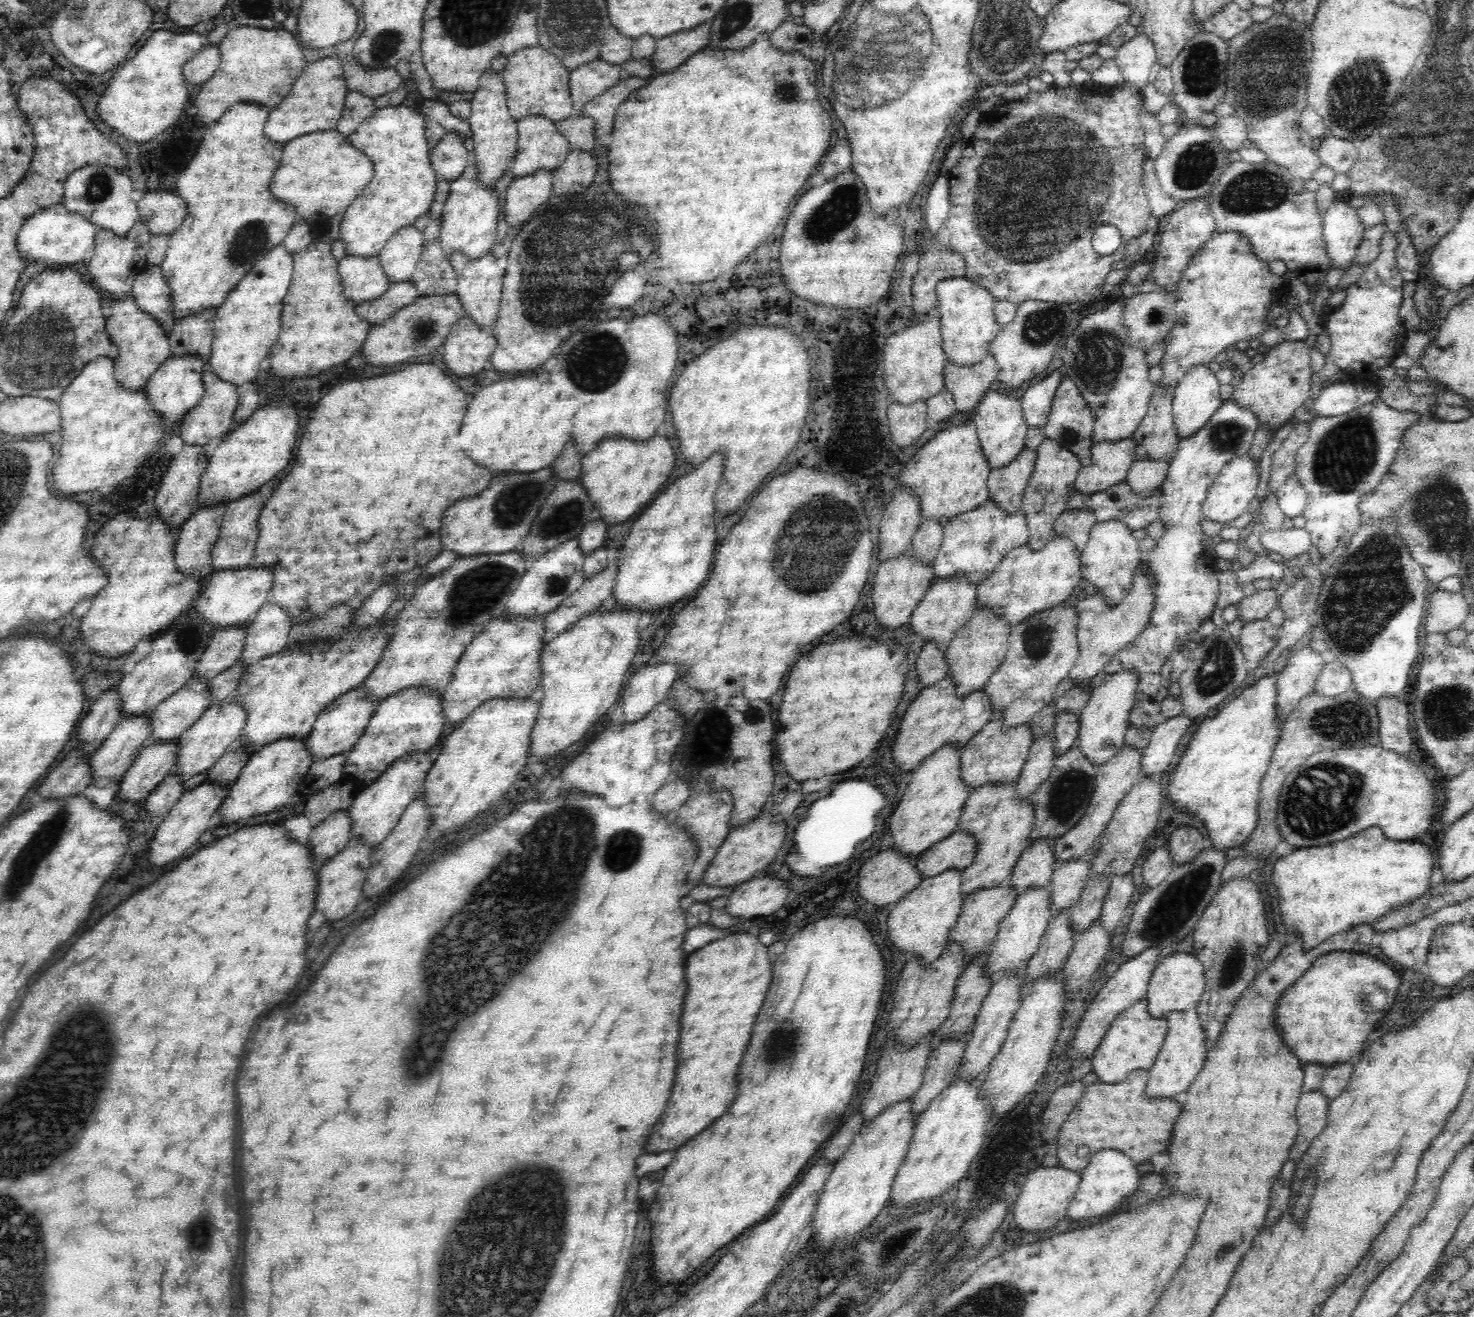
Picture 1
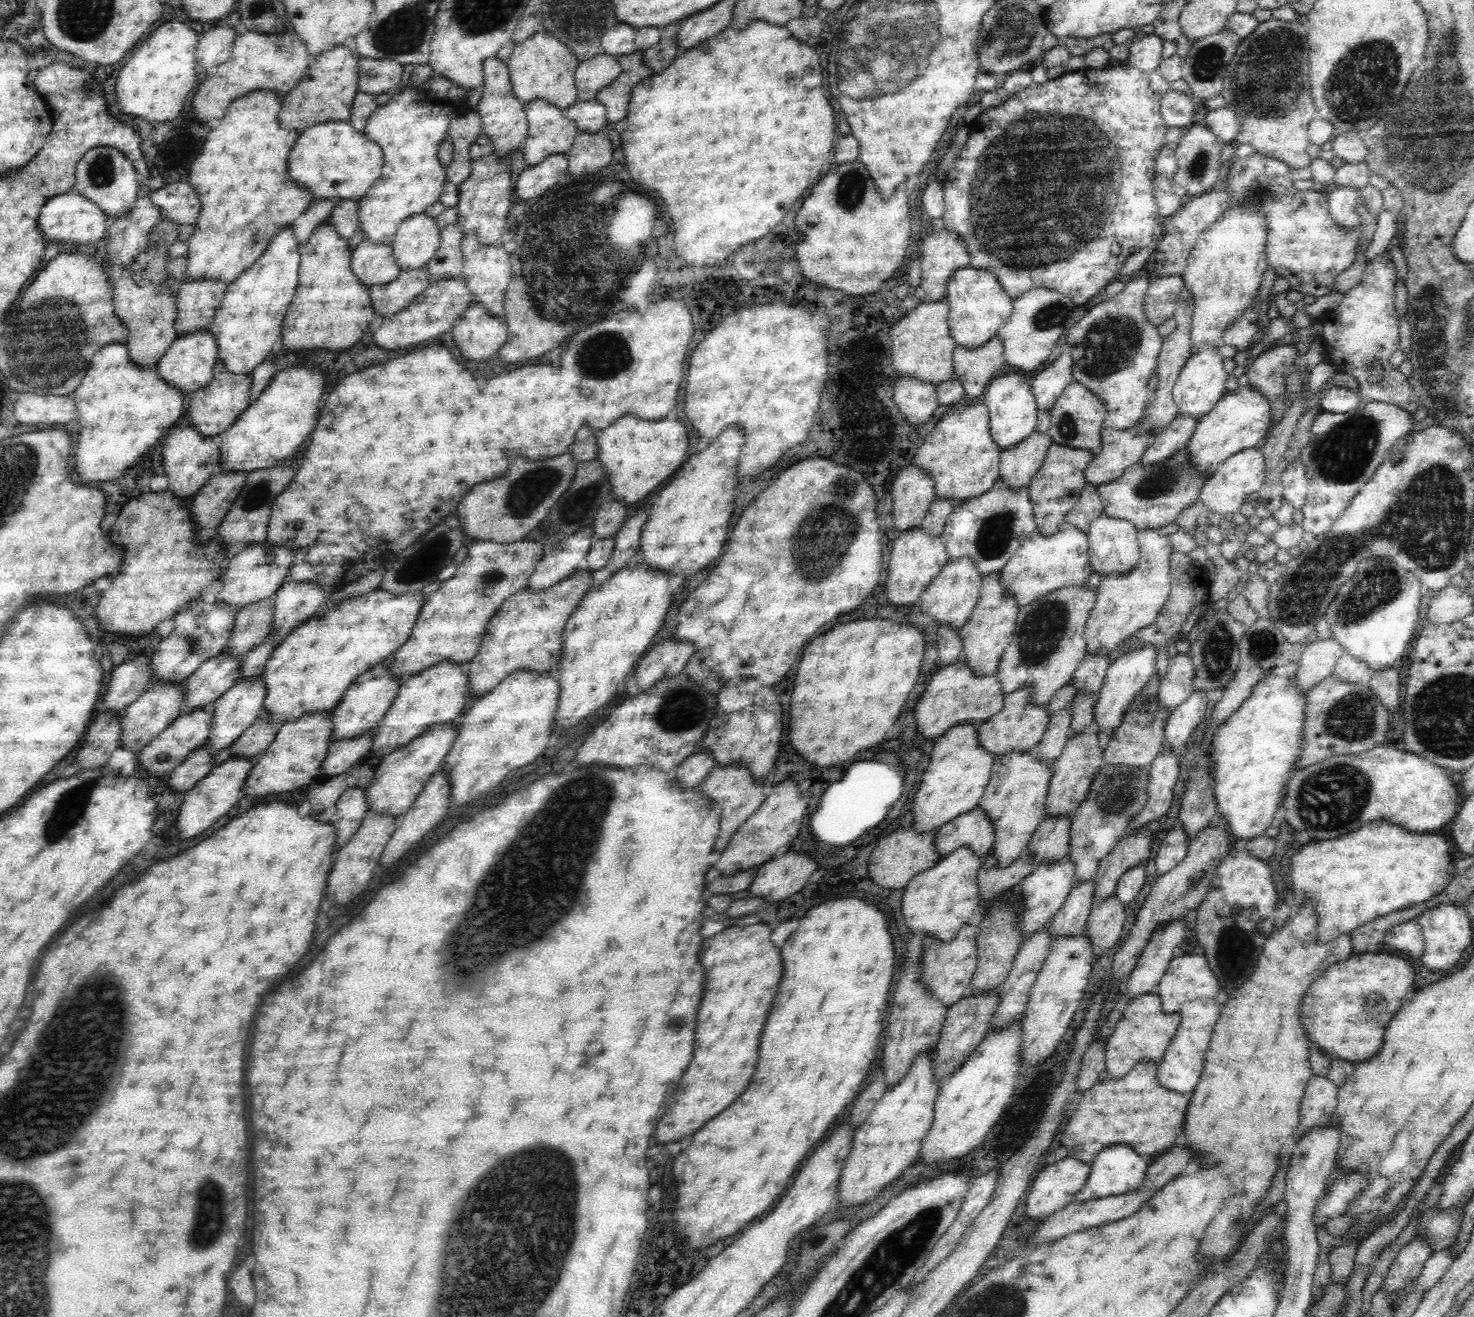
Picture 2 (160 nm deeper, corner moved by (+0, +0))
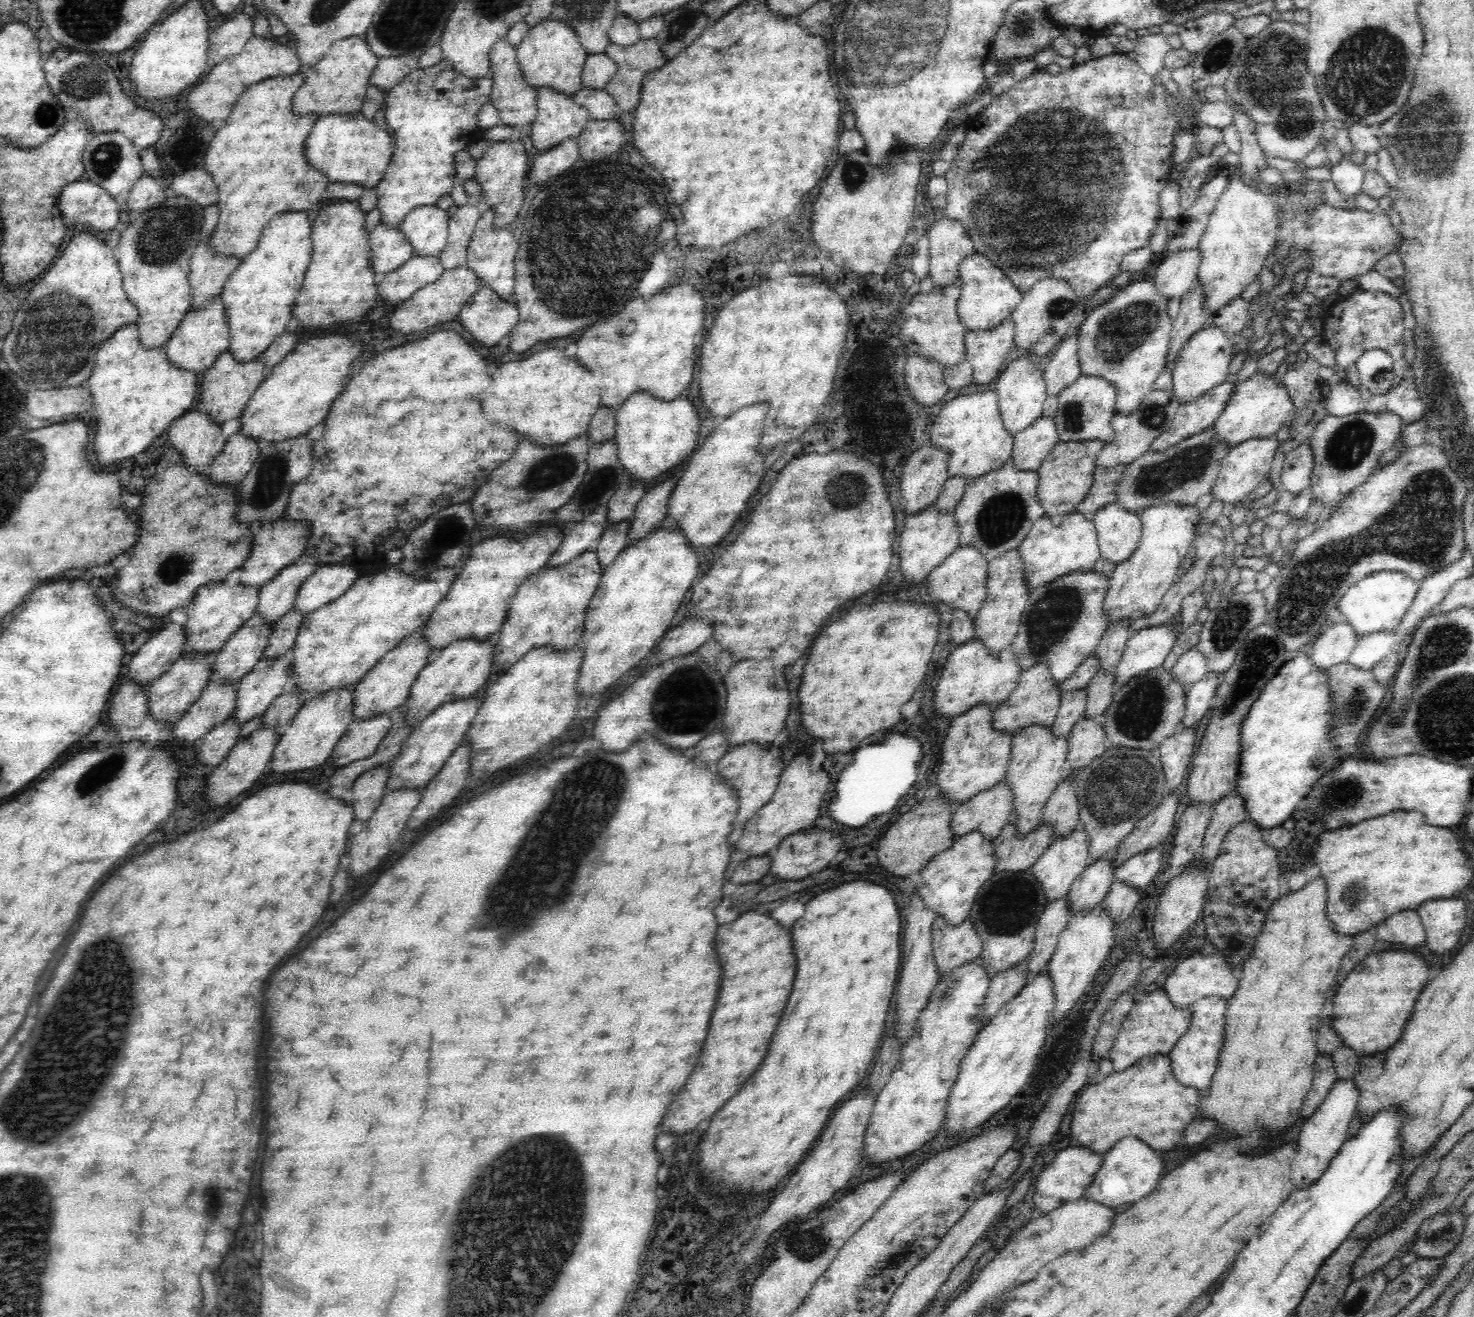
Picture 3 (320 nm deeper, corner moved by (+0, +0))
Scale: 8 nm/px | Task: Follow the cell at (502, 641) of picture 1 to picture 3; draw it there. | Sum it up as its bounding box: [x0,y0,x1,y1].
[493,548,604,672]

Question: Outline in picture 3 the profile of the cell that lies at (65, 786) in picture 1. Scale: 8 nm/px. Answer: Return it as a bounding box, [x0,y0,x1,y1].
[109,679,149,730]

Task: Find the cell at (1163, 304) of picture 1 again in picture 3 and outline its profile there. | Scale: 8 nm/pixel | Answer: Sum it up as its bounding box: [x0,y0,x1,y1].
[1153,246,1201,298]

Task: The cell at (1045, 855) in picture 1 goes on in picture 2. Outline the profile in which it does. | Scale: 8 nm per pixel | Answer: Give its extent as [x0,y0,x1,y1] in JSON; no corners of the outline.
[1026,815,1070,864]

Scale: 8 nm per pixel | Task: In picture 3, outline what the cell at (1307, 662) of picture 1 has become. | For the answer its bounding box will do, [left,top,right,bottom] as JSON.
[1306,618,1357,671]

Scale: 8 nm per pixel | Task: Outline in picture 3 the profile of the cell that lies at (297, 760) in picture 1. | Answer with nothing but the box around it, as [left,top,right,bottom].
[272,684,355,774]

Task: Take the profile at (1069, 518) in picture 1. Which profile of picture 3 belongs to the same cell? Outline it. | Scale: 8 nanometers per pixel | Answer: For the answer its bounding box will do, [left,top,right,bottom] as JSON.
[1075,464,1130,521]

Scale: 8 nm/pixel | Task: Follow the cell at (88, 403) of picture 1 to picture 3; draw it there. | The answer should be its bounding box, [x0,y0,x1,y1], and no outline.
[87,323,200,466]

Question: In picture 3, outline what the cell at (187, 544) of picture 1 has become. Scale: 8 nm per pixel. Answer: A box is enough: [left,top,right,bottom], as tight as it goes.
[207,429,261,488]

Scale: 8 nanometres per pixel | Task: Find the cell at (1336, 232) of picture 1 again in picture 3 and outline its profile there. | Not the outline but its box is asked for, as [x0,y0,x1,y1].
[1330,154,1365,198]

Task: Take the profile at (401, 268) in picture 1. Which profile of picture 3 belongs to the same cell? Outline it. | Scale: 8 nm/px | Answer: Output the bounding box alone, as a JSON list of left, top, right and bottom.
[398,204,449,256]

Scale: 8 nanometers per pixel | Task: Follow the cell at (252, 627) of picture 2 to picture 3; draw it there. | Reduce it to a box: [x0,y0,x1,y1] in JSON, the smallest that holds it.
[257,555,317,623]

